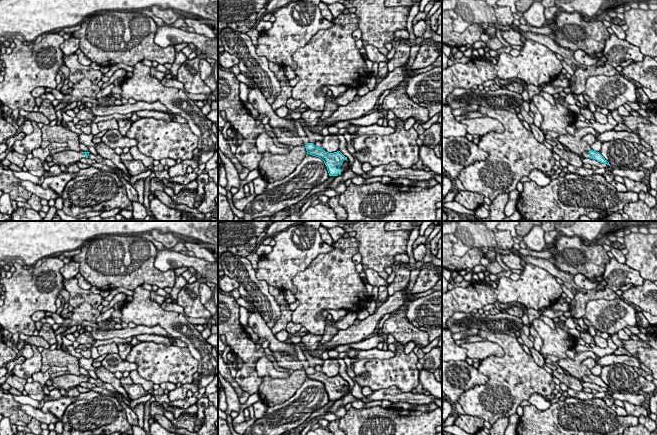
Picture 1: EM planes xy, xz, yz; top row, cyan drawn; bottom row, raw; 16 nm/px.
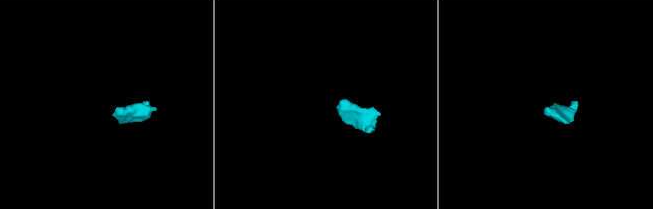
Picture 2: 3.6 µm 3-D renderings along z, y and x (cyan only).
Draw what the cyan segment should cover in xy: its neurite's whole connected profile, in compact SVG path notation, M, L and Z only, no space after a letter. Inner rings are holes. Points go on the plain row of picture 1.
M65 374L62 376L54 377L51 380L52 386L54 386L55 388L65 389L66 391L68 391L71 388L76 387L85 381L88 382L89 376Z

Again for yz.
M590 374L589 376L584 376L581 379L582 382L591 382L591 383L595 383L600 387L604 387L610 390L609 386L599 377L593 374Z

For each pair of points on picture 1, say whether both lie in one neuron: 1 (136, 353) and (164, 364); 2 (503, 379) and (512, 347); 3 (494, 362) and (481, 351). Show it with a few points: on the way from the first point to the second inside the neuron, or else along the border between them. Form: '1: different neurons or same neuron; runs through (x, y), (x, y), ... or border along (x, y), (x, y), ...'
1: same neuron; runs through (143, 354), (149, 356), (157, 363)
2: same neuron; runs through (511, 371), (512, 355)
3: different neurons; border along (504, 351), (501, 356), (488, 355), (480, 360)

